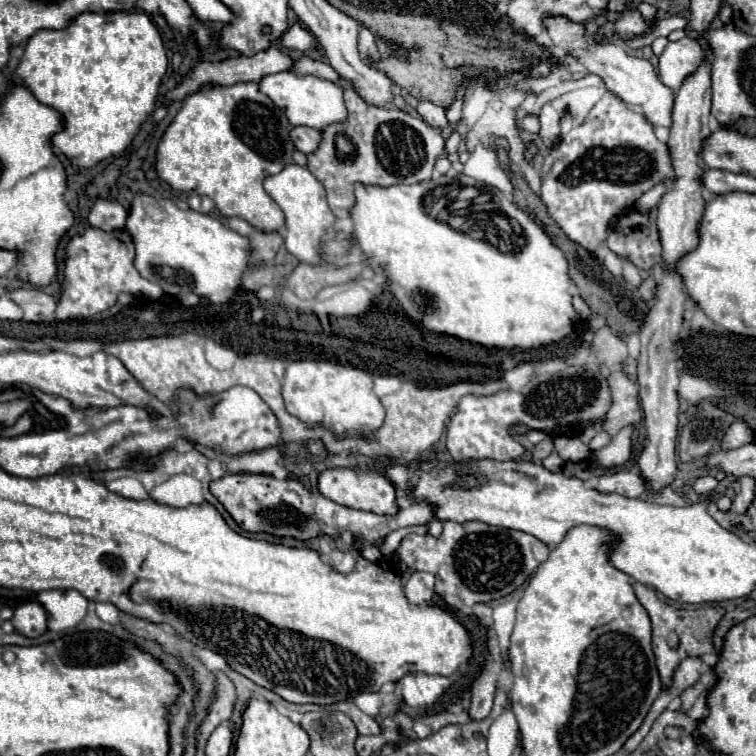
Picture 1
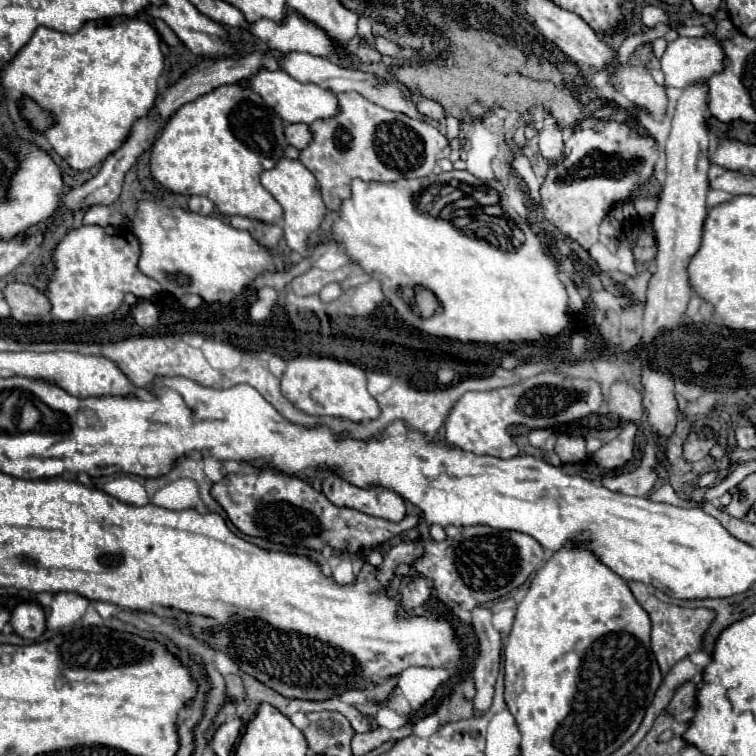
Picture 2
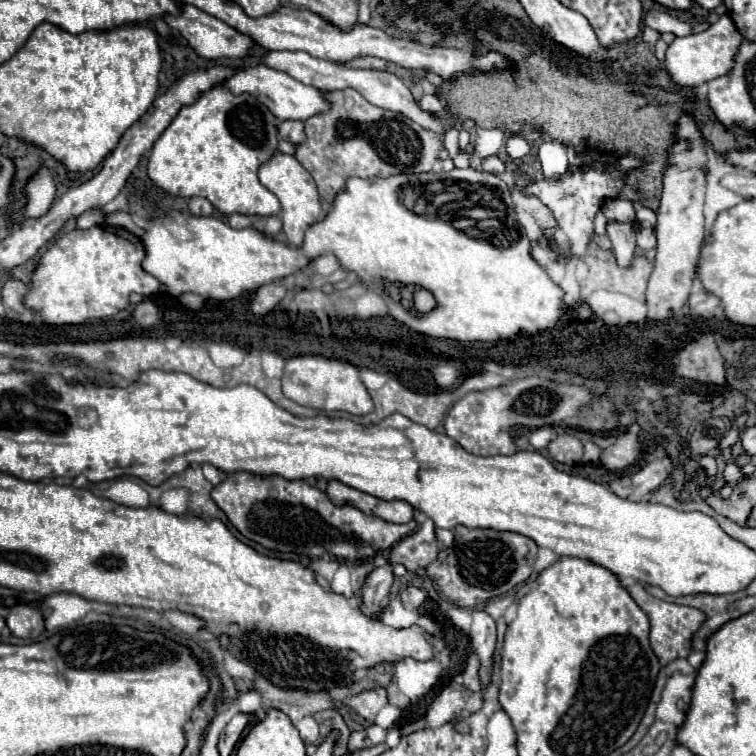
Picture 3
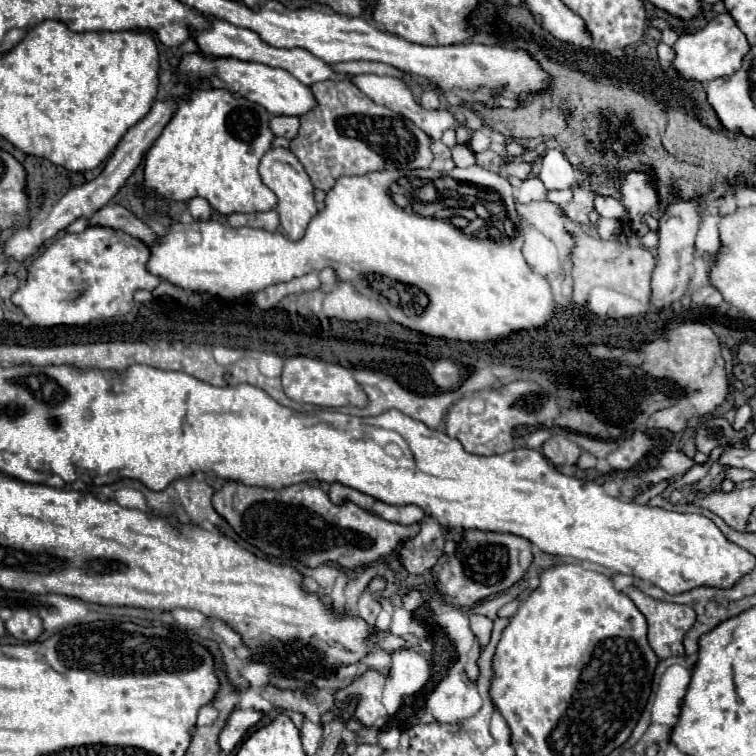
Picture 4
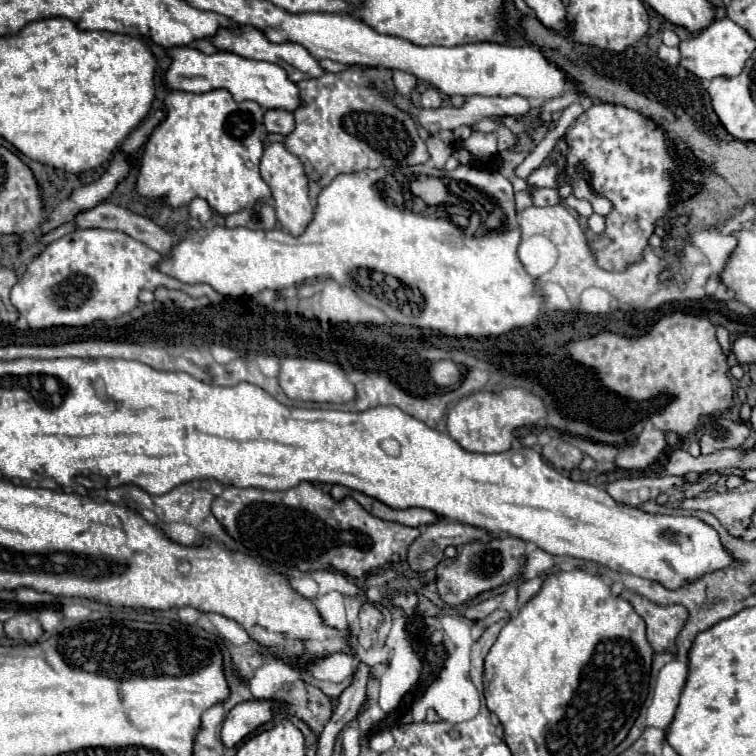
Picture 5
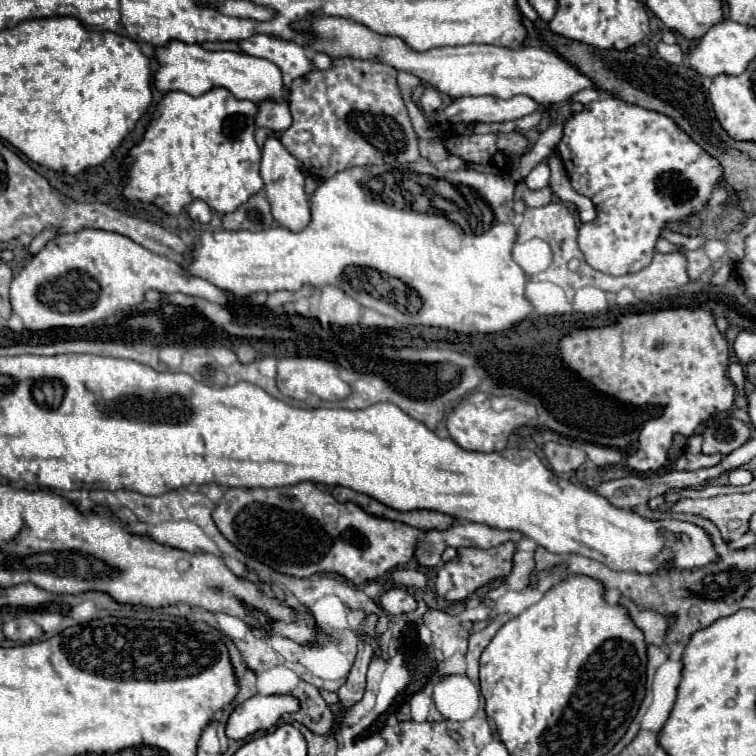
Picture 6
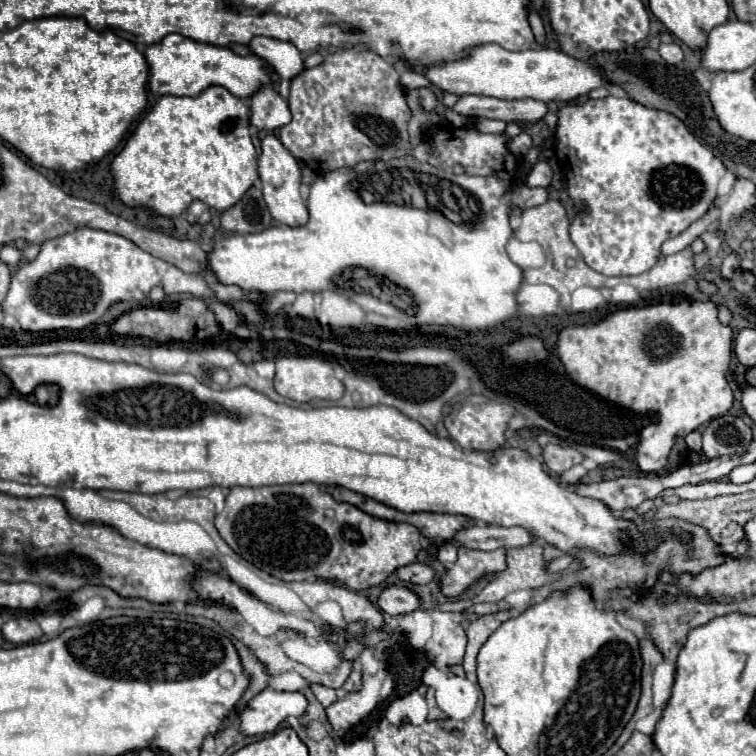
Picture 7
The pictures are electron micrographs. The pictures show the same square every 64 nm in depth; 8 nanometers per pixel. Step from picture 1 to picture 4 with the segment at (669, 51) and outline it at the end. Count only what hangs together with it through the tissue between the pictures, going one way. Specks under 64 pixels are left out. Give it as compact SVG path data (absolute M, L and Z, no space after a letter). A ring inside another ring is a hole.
M720 14L714 20L710 20L706 24L704 30L698 30L694 34L684 34L678 38L678 42L674 44L676 50L676 58L674 58L674 68L690 80L698 80L698 82L708 82L720 76L732 76L732 72L736 72L736 68L740 68L744 56L748 54L748 40L744 36L744 32L740 32L740 28L736 28L736 22L732 20L732 16L728 14Z

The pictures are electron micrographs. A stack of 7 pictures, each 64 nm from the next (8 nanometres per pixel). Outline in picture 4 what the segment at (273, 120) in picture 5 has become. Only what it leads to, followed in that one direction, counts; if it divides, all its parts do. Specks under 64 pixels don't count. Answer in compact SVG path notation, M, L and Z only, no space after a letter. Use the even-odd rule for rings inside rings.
M272 116L270 118L270 128L276 136L284 136L288 140L292 140L298 132L300 120L296 116Z

